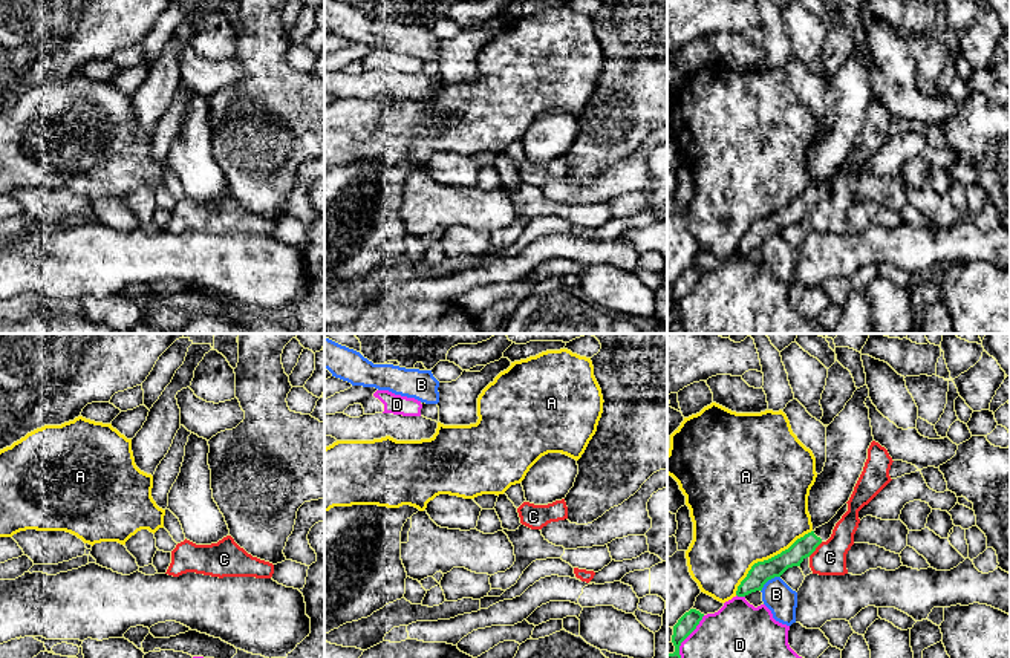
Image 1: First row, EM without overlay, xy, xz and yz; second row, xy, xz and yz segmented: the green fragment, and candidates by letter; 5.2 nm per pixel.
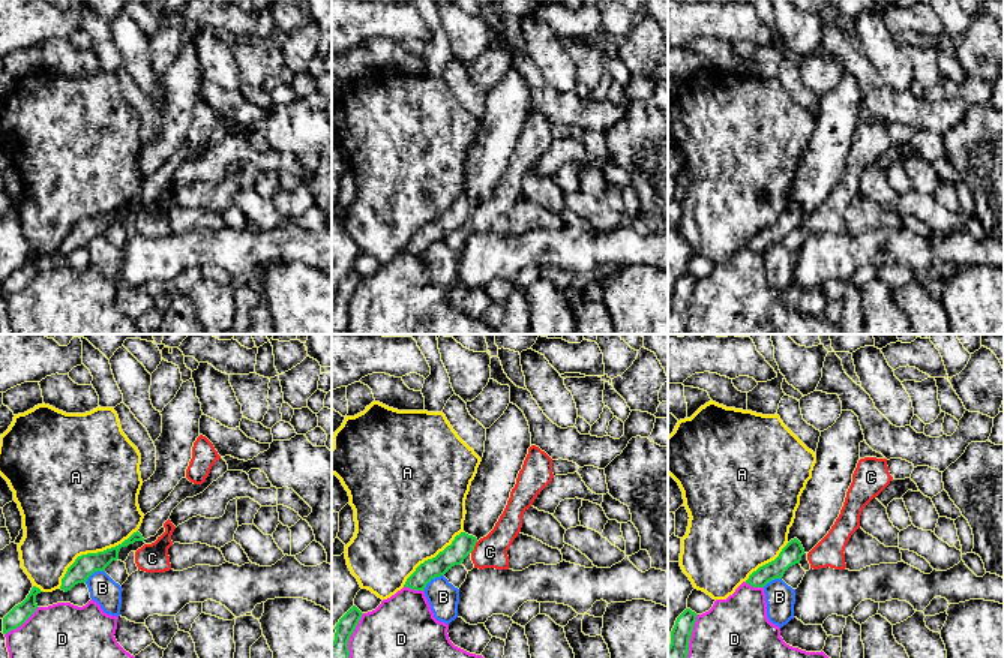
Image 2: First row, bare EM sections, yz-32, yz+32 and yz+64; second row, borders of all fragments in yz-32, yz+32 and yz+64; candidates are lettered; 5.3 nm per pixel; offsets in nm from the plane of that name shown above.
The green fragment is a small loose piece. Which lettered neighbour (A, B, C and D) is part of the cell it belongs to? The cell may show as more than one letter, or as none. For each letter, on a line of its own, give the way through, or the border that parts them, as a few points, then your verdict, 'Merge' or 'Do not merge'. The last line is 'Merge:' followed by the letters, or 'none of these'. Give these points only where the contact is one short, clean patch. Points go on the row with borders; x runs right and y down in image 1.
A: Do not merge
B: Boundary: yz (779, 576), (768, 580), (761, 591). Do not merge
C: Boundary: yz (822, 542), (808, 556). Do not merge
D: Do not merge
Merge: none of these

